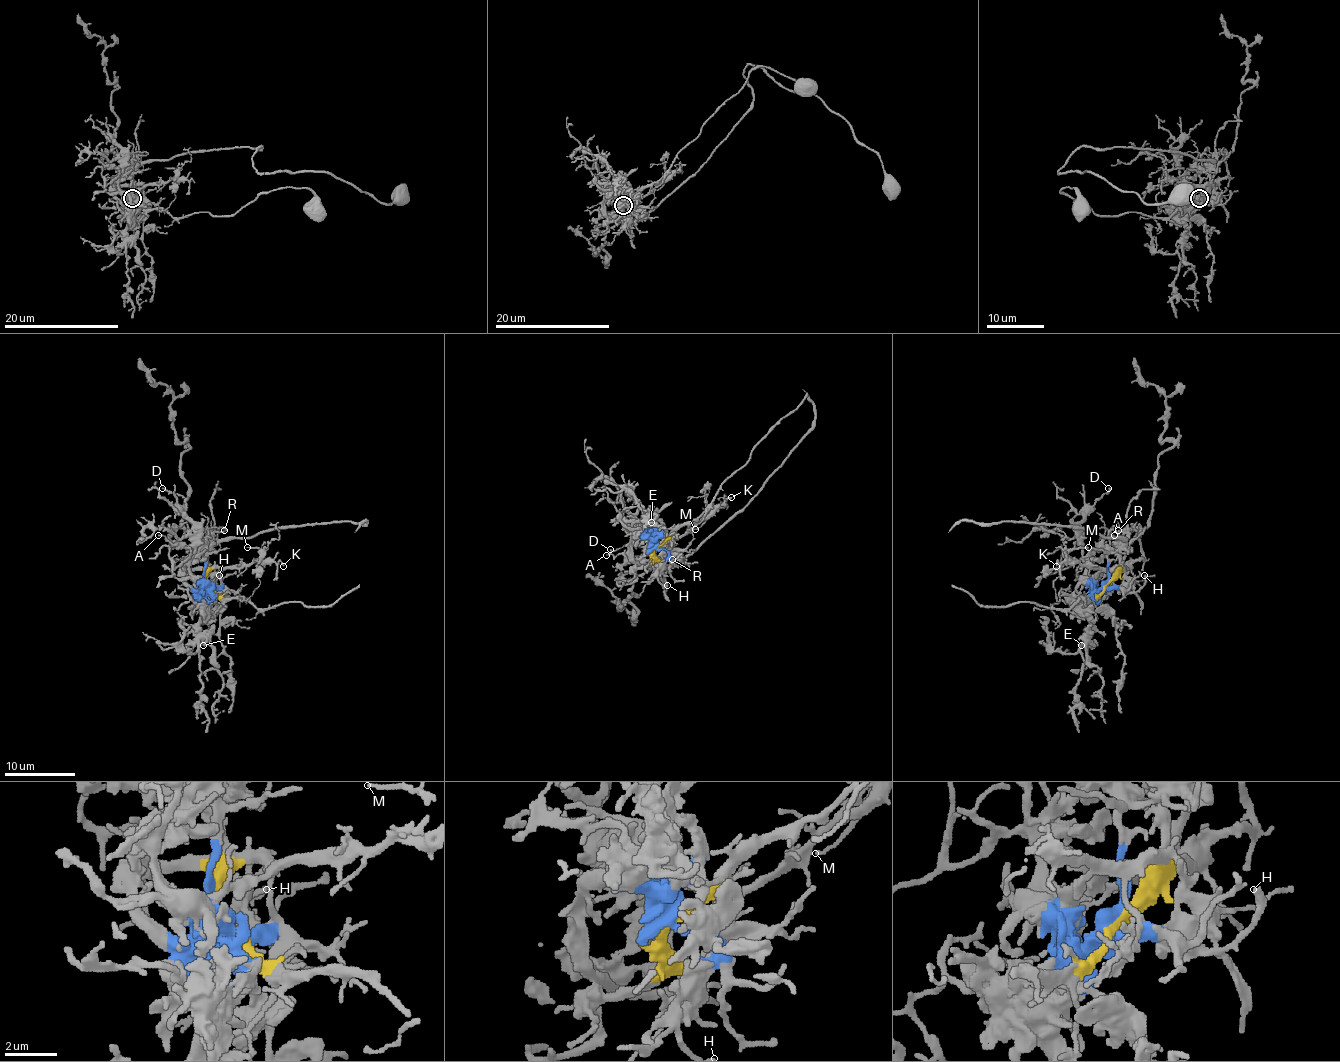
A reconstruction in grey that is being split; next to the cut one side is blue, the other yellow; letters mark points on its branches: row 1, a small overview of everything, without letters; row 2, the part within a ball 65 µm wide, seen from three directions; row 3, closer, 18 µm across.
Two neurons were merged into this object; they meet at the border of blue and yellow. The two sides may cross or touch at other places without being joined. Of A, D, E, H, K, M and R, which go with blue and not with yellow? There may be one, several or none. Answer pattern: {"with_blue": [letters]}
{"with_blue": ["D", "E", "H"]}

